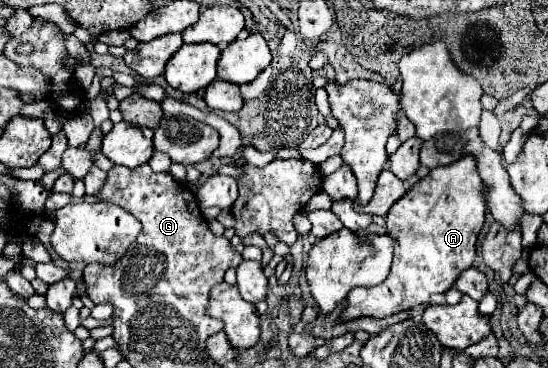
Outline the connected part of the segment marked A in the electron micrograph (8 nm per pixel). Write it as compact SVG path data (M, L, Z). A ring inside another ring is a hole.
M468 155L448 167L436 167L428 177L420 179L406 195L392 207L386 215L386 231L394 239L394 263L388 279L376 287L364 289L356 287L348 295L348 307L344 309L344 319L372 315L372 317L390 317L400 311L412 309L416 305L426 303L426 293L446 293L458 279L458 275L472 267L476 257L476 239L484 225L484 185L480 183L480 175L476 175L474 159Z

